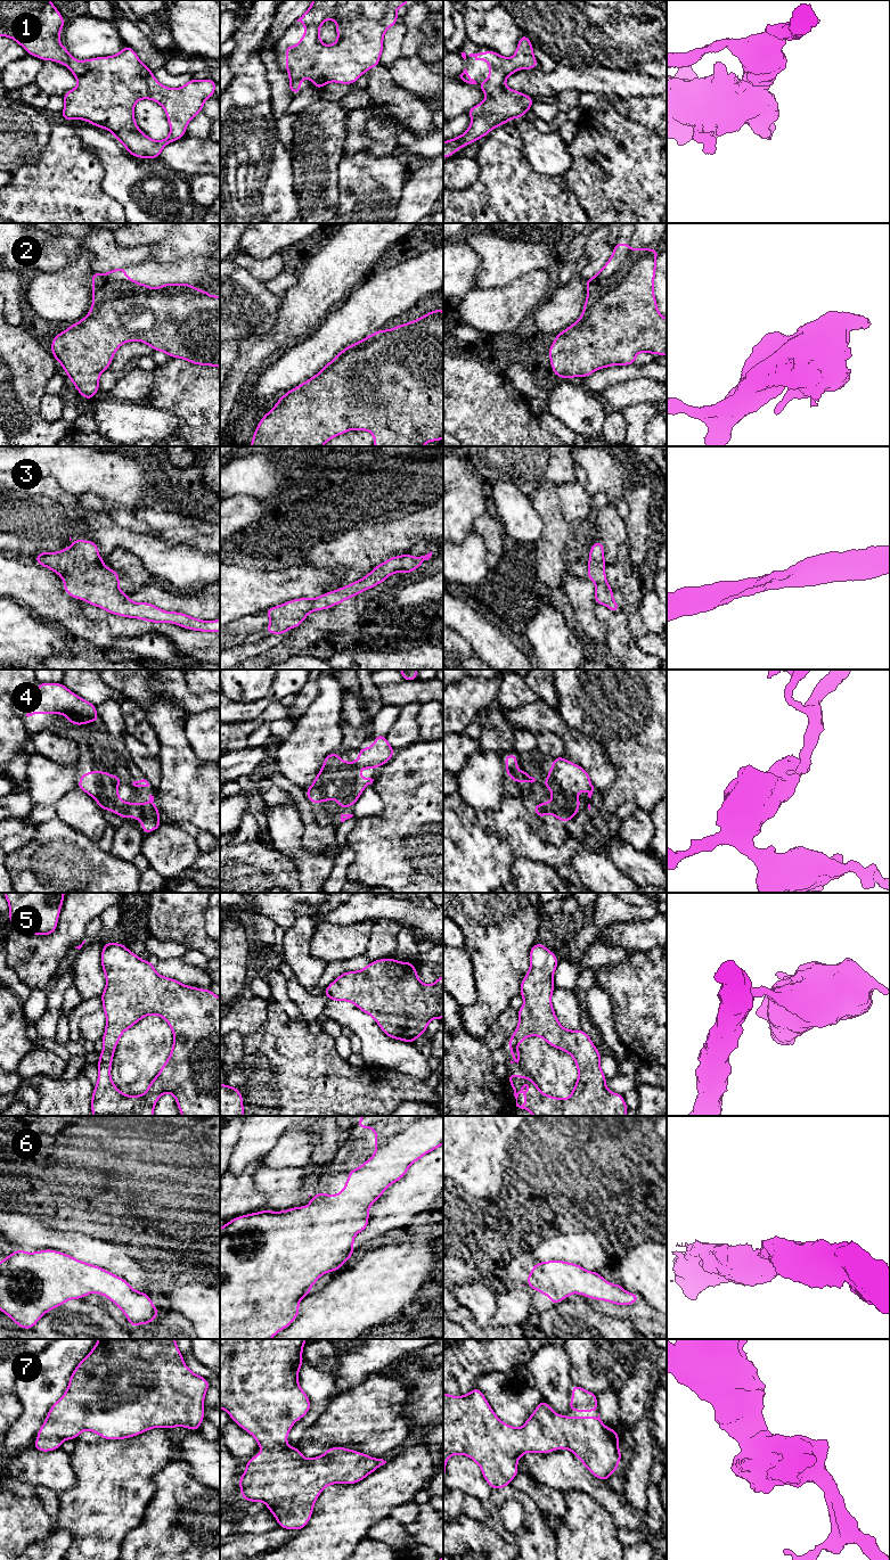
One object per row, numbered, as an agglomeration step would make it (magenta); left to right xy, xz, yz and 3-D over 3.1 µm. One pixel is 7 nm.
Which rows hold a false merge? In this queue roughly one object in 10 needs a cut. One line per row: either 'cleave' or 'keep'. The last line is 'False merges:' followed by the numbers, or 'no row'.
1: keep
2: keep
3: keep
4: keep
5: keep
6: keep
7: keep
False merges: no row

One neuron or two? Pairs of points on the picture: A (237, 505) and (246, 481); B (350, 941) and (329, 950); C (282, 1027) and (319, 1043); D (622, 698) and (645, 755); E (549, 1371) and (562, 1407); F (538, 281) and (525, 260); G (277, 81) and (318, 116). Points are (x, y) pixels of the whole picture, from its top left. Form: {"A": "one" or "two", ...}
{"A": "two", "B": "one", "C": "one", "D": "one", "E": "one", "F": "two", "G": "two"}

